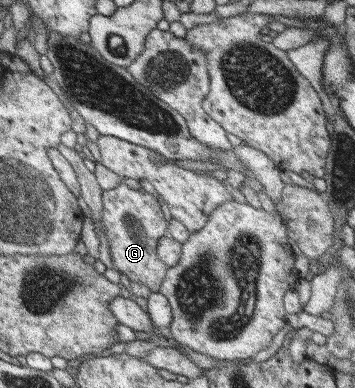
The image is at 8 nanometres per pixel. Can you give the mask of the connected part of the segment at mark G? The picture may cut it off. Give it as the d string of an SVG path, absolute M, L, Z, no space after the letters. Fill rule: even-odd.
M123 183L111 190L103 190L103 205L102 220L106 226L104 231L114 270L118 270L132 281L142 282L152 292L159 292L164 278L168 278L168 271L171 269L160 260L160 257L157 257L158 253L156 253L160 238L170 233L170 223L164 216L167 206L158 197L144 192L144 189L130 189ZM137 221L140 225L135 225L134 222ZM140 226L143 230L141 233Z

